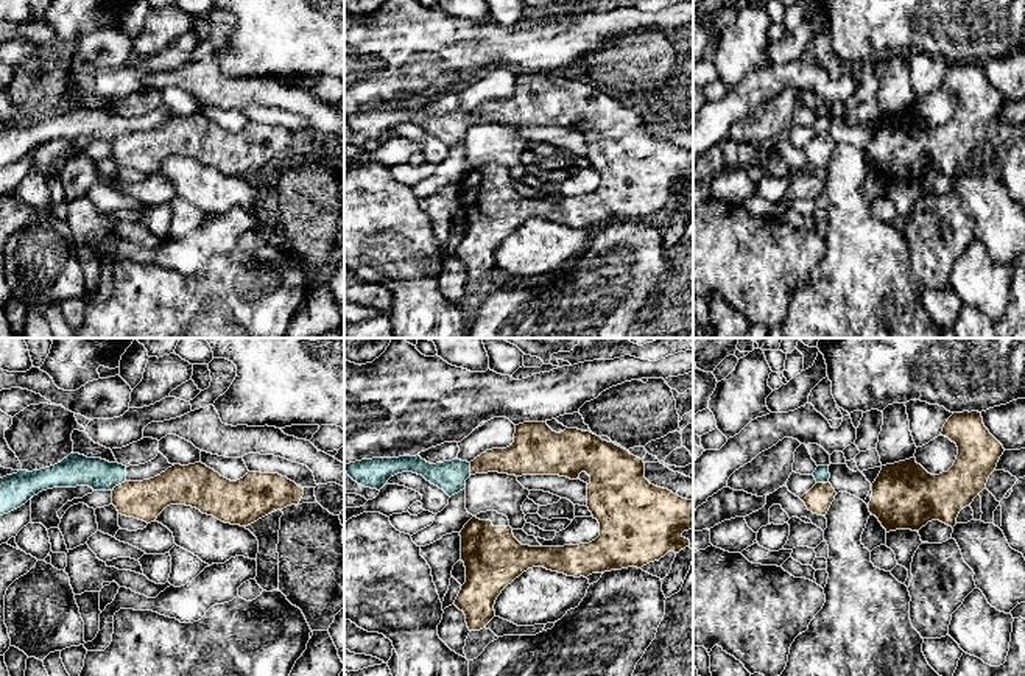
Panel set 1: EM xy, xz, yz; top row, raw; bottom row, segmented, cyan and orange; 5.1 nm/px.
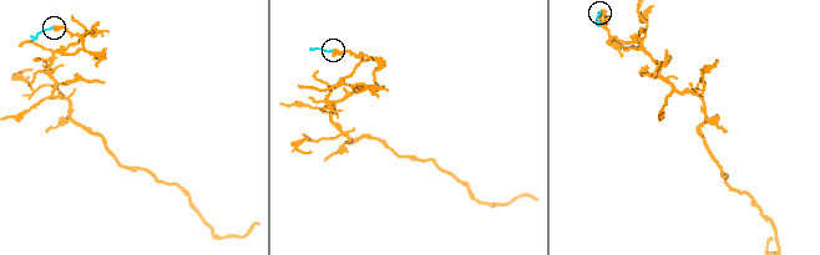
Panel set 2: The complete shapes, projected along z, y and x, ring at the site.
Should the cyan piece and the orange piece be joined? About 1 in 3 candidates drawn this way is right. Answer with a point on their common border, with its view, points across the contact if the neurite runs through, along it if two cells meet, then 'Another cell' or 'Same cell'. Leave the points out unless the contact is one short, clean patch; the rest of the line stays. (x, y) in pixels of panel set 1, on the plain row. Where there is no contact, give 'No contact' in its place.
Touches cyan at xy (117, 136). Boundary: xy (125, 131), (112, 142). Another cell

